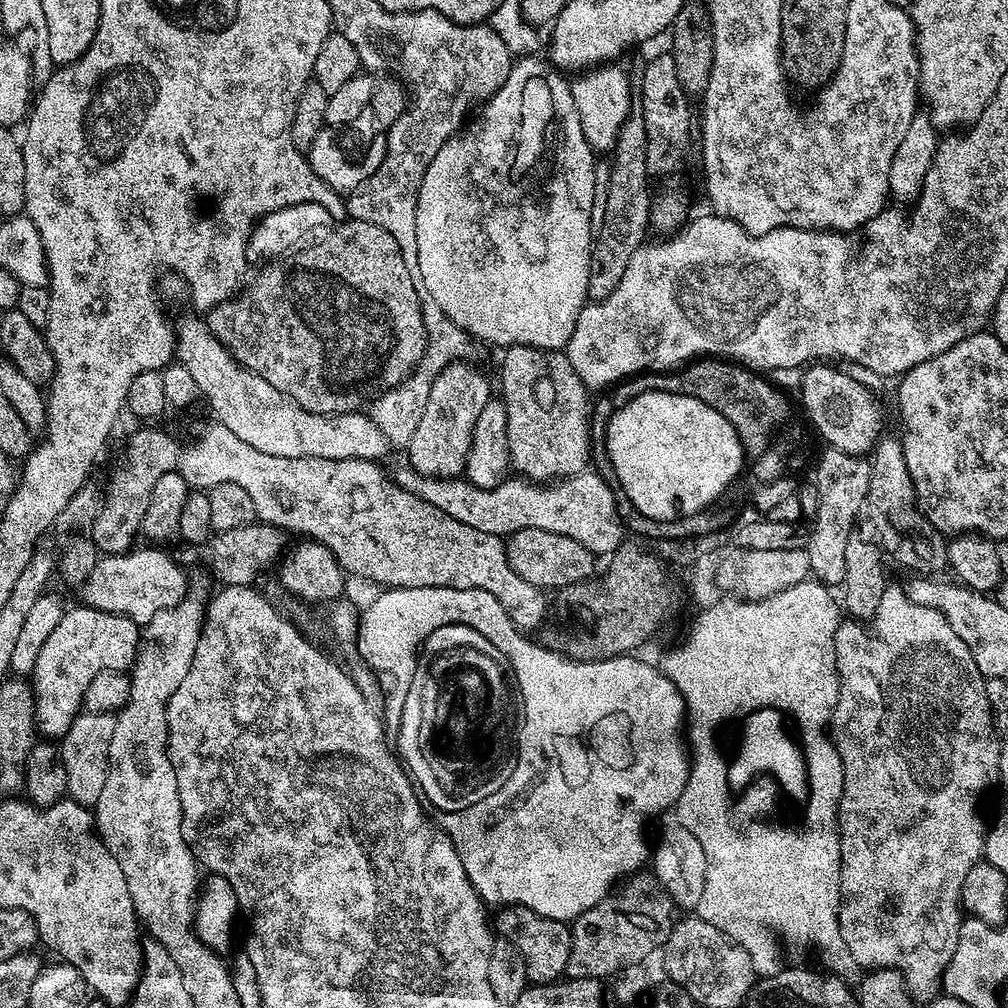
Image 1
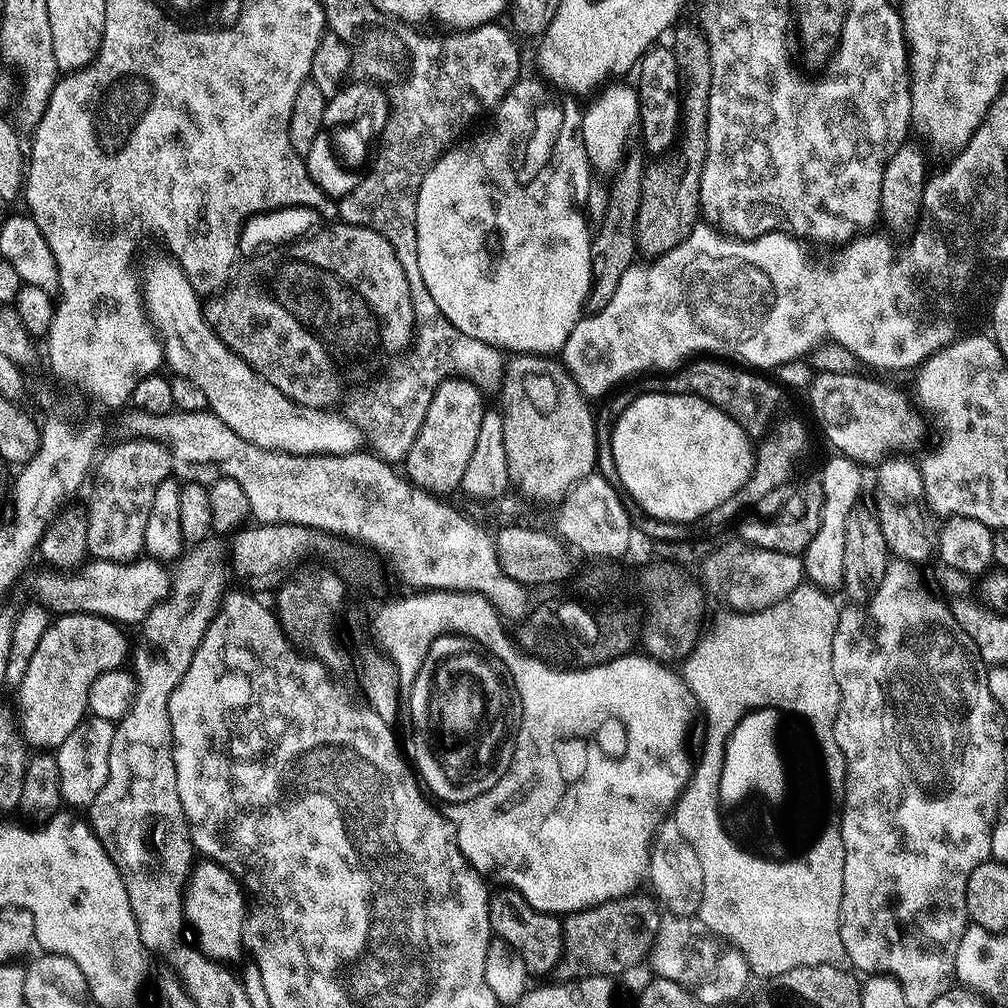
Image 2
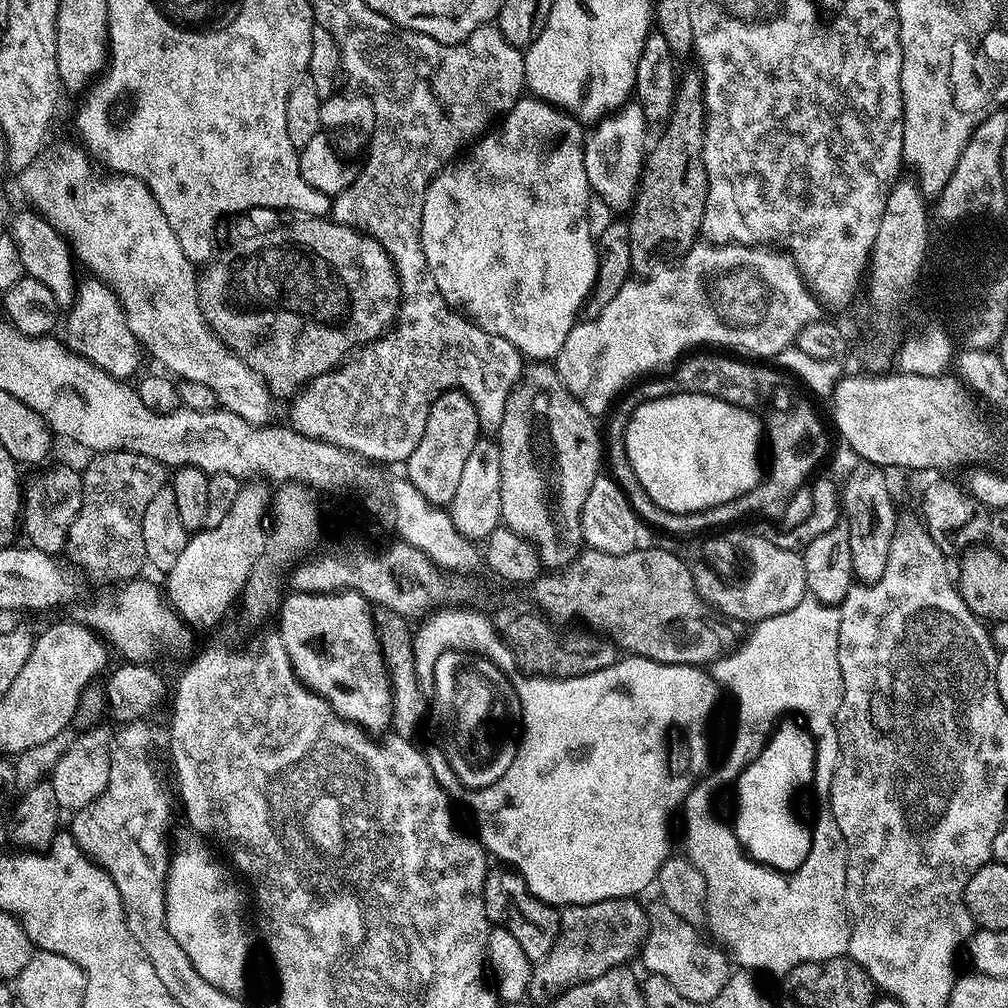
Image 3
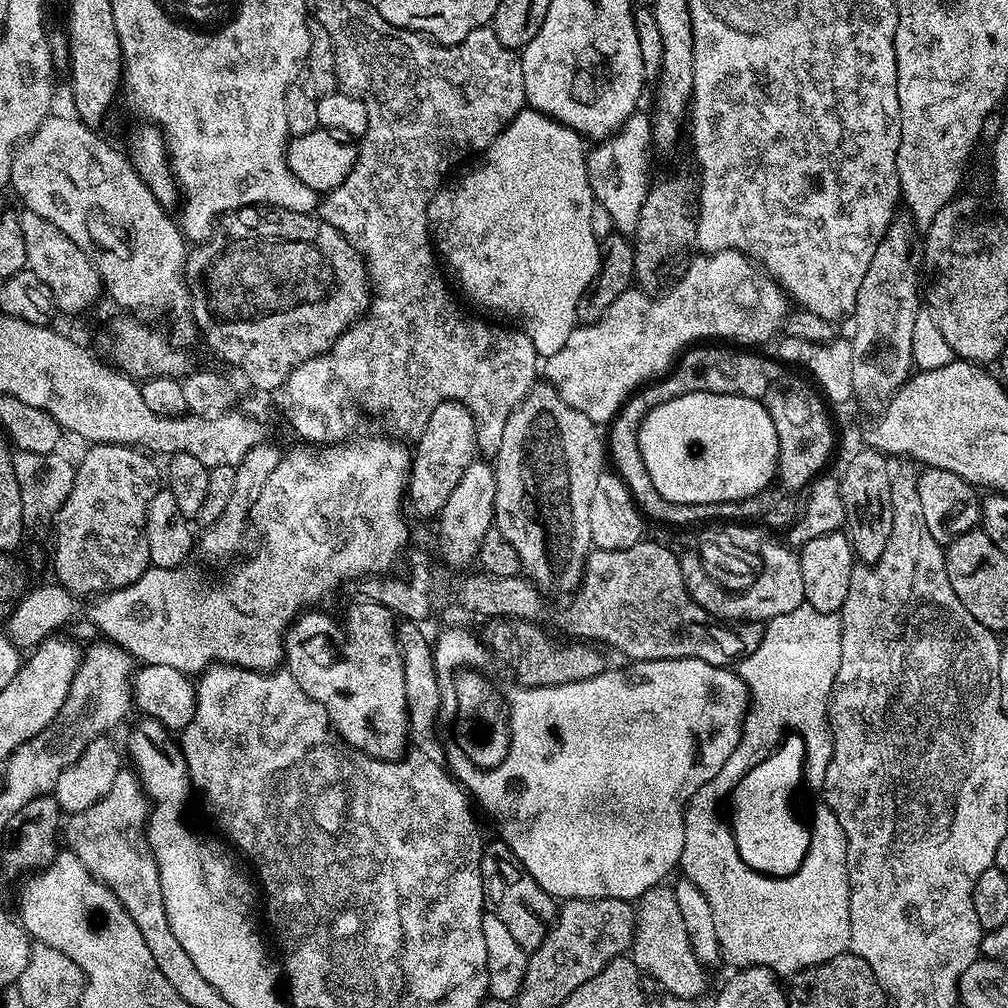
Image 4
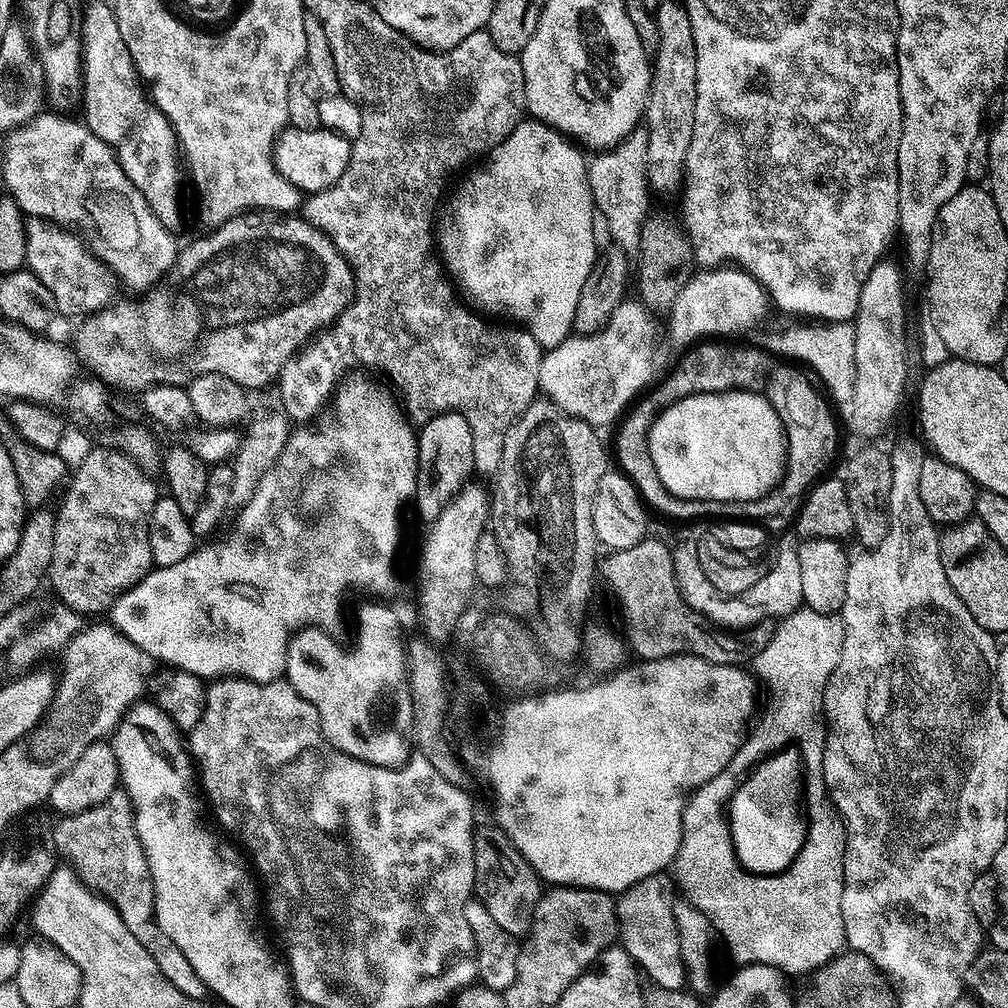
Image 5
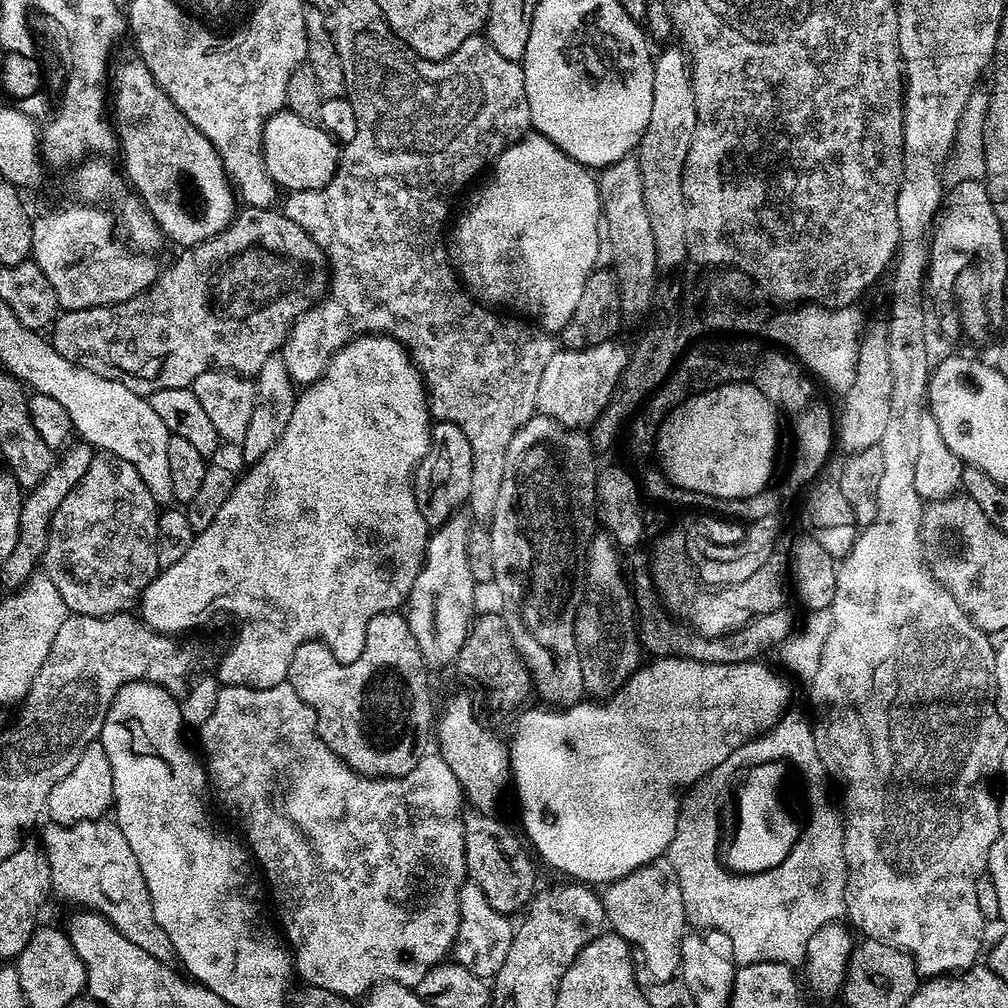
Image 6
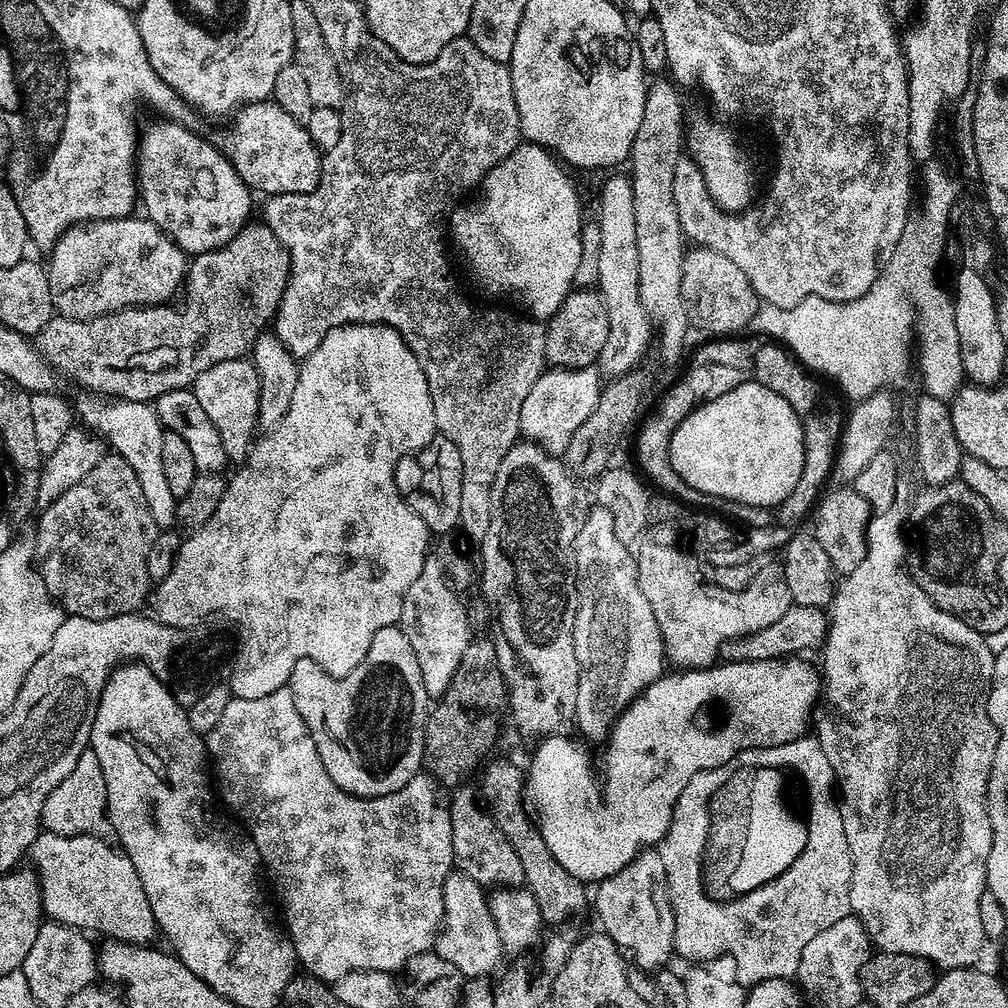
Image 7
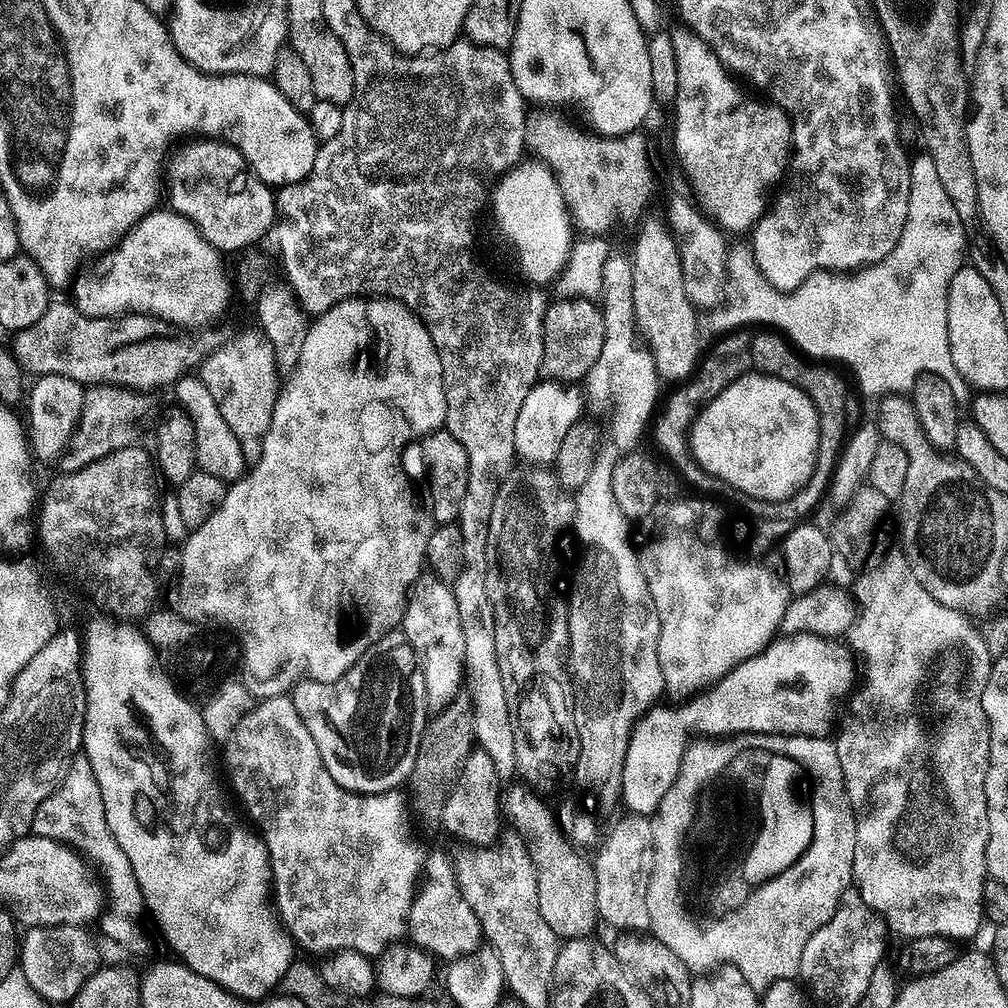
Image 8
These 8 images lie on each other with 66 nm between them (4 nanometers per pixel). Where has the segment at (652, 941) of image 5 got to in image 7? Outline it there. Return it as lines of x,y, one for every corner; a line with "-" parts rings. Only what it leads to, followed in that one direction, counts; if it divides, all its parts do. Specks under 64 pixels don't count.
642,850
631,862
622,866
620,870
609,876
607,880
599,881
595,885
594,908
600,919
599,927
625,953
633,952
636,962
642,968
660,970
665,967
668,959
674,956
674,914
672,903
668,901
668,876
662,866
659,851

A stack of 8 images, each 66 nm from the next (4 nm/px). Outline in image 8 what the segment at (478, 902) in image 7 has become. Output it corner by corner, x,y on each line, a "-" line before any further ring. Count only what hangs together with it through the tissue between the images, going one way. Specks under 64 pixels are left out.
444,856
427,857
424,885
422,891
417,893
413,911
414,921
410,926
411,943
426,952
431,952
433,957
451,962
462,956
472,955
481,947
480,920
461,888
451,859
447,860

